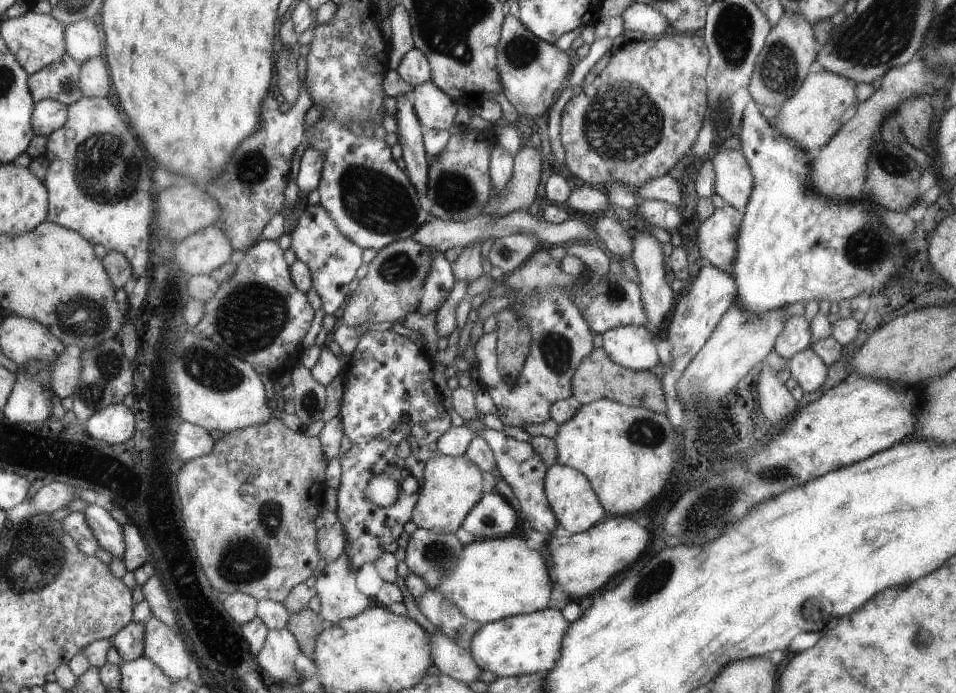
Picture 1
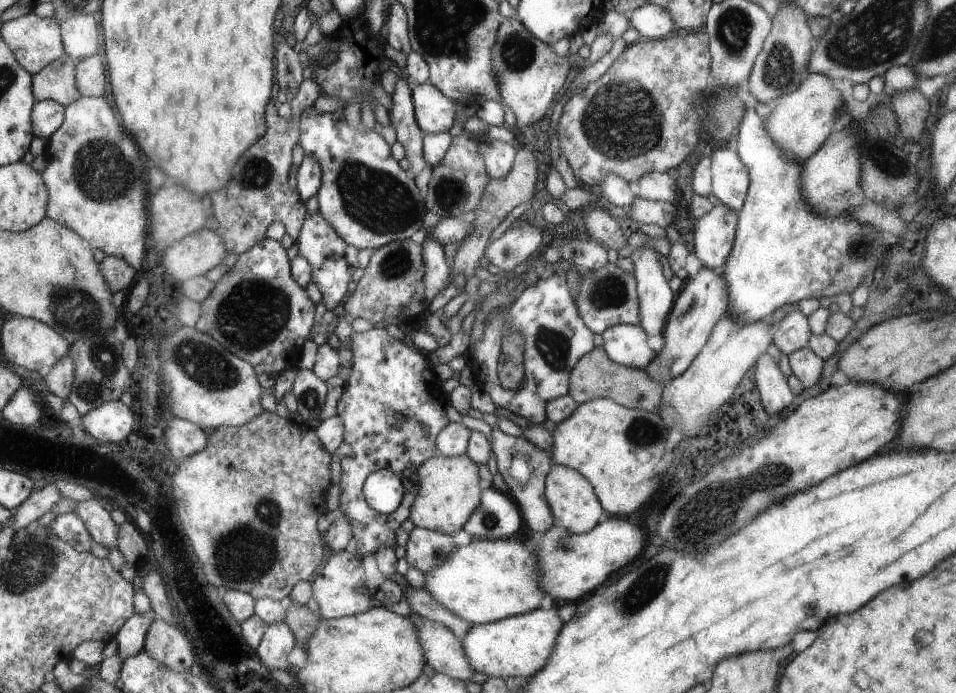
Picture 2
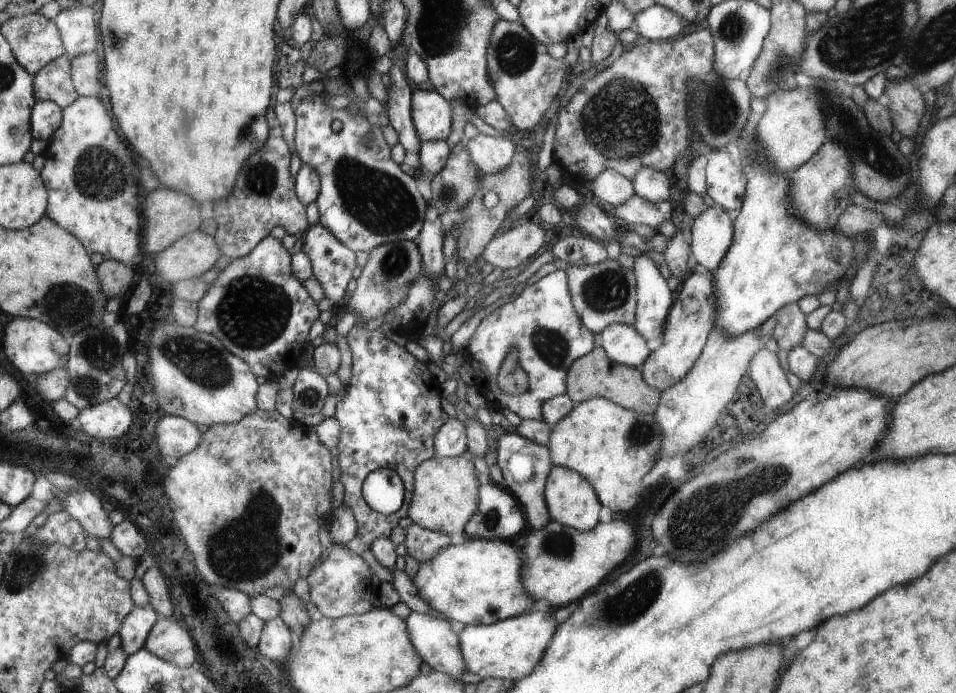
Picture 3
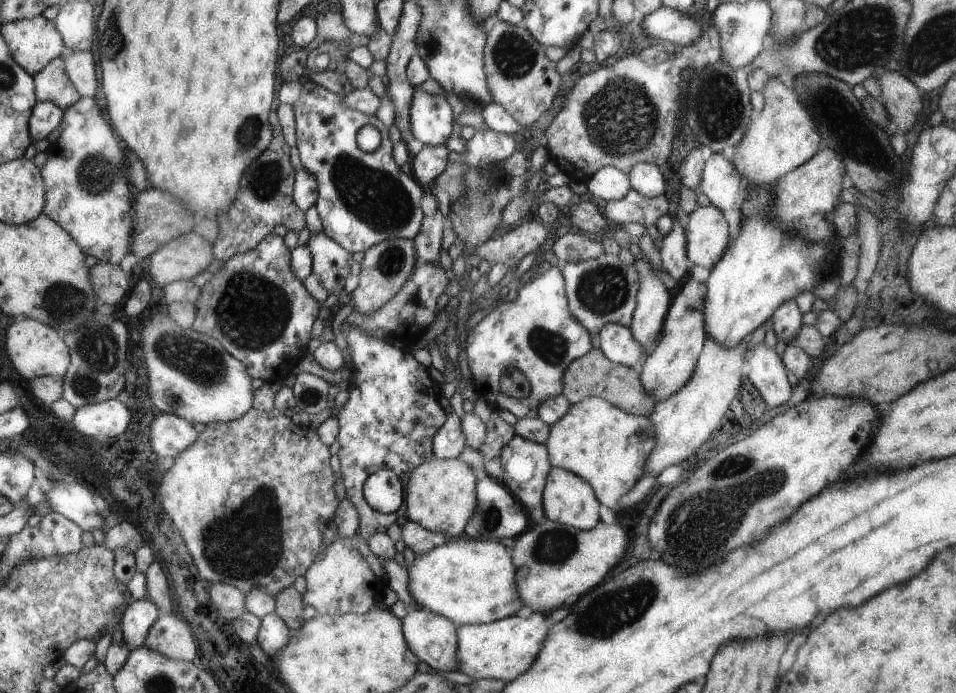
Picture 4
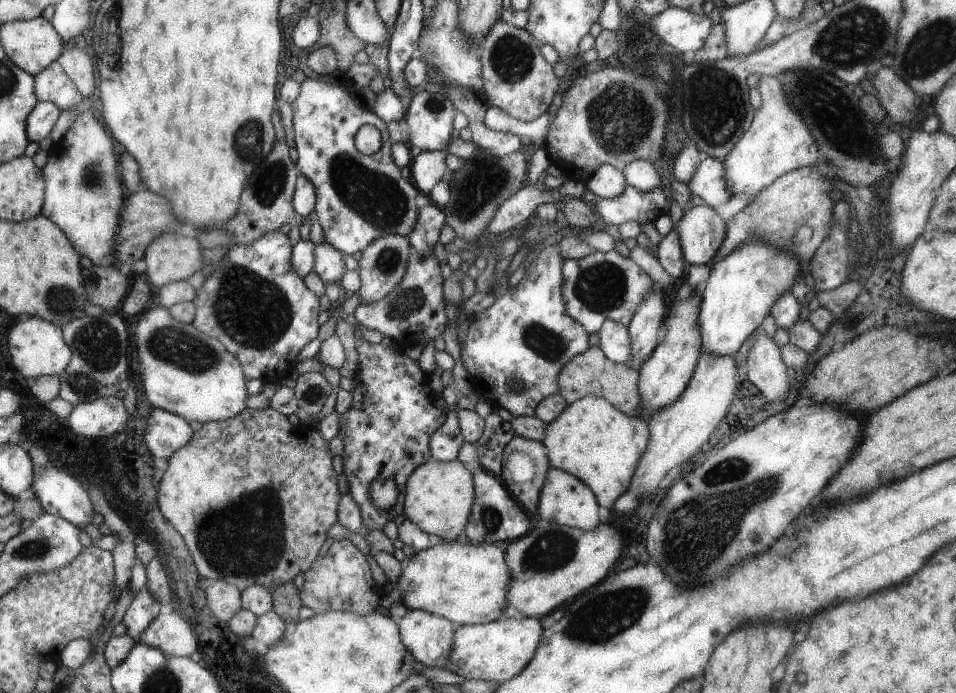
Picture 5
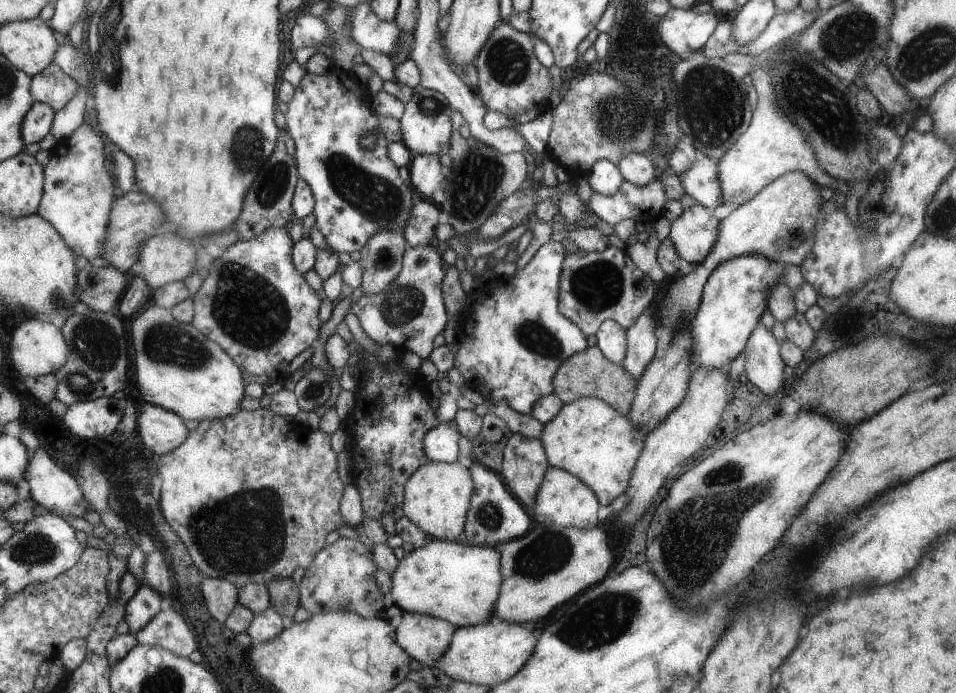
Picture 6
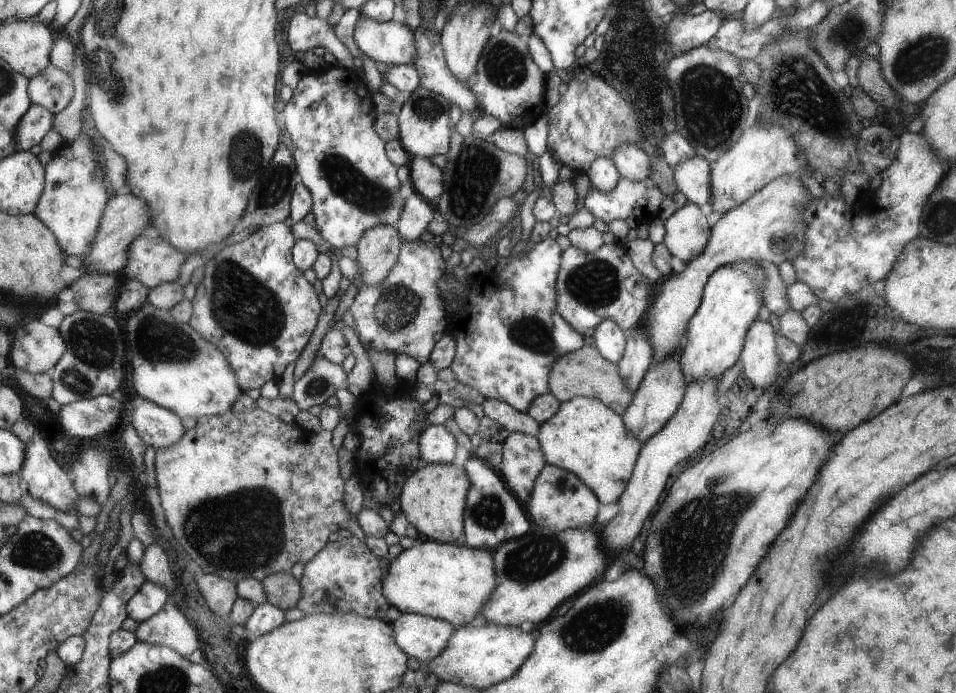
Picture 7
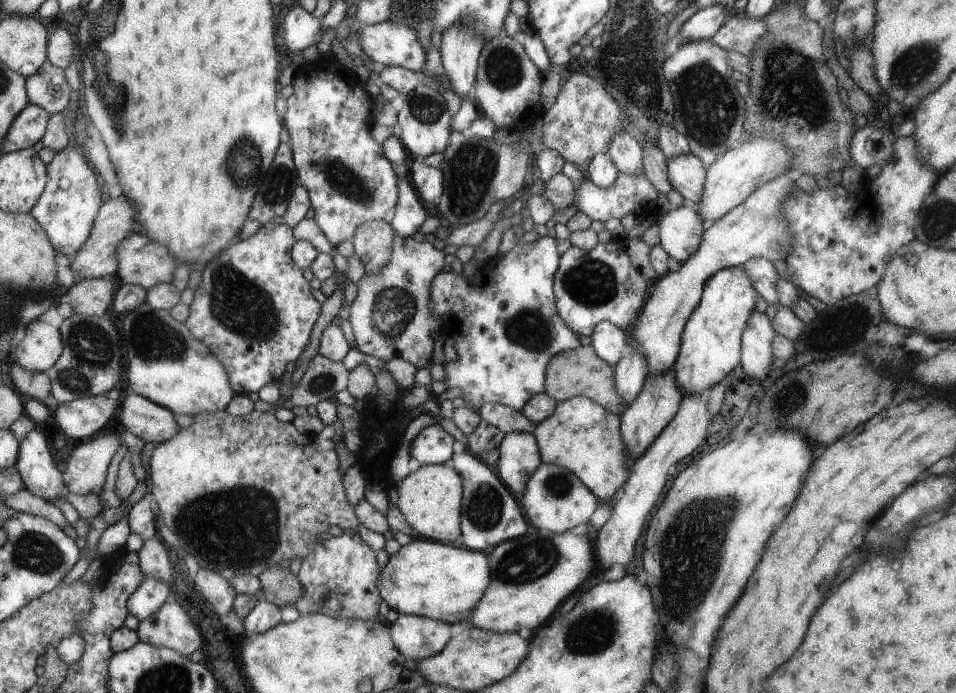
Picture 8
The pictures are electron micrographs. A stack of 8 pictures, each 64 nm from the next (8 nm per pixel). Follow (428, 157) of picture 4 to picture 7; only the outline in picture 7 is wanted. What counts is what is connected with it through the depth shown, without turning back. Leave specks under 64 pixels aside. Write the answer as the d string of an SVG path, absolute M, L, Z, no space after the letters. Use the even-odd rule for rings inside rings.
M414 157L408 167L410 189L424 200L432 200L443 190L442 169L431 163L428 158Z

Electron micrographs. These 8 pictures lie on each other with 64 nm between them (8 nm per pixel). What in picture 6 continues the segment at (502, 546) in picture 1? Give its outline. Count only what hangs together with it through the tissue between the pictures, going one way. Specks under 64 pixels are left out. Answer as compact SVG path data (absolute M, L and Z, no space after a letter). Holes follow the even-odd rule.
M432 539L398 560L390 576L390 603L403 612L423 612L447 620L456 627L478 625L494 619L502 573L500 552L487 546Z

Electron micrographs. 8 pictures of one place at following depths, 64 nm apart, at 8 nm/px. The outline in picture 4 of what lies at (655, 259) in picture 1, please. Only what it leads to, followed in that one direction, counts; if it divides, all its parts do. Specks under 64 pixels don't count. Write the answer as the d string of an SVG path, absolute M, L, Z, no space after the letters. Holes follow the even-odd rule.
M635 259L634 266L641 280L641 288L637 292L637 304L629 327L646 352L660 338L664 317L672 299L658 274L643 259Z

